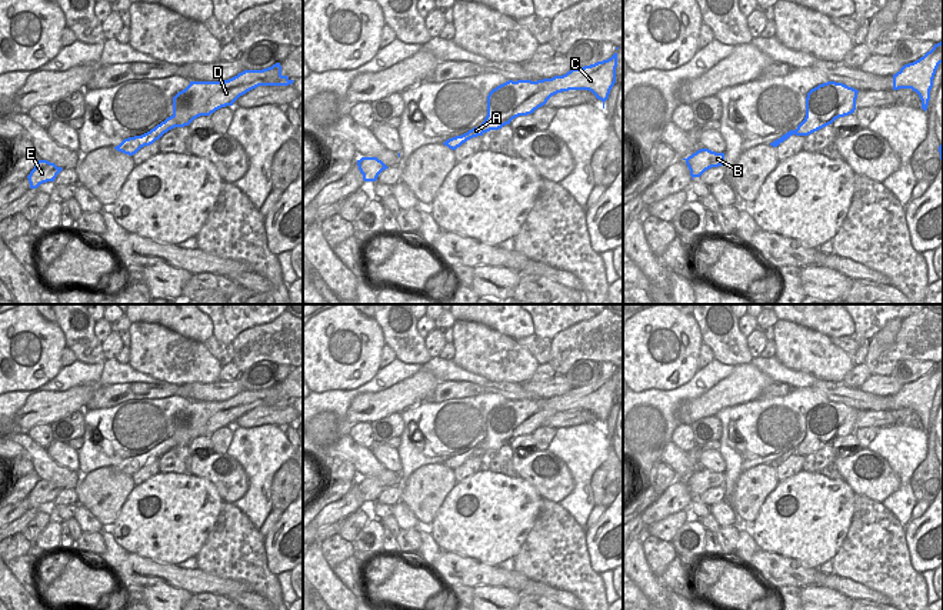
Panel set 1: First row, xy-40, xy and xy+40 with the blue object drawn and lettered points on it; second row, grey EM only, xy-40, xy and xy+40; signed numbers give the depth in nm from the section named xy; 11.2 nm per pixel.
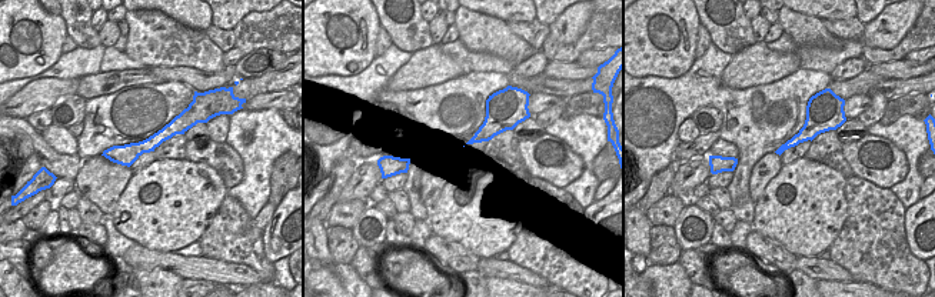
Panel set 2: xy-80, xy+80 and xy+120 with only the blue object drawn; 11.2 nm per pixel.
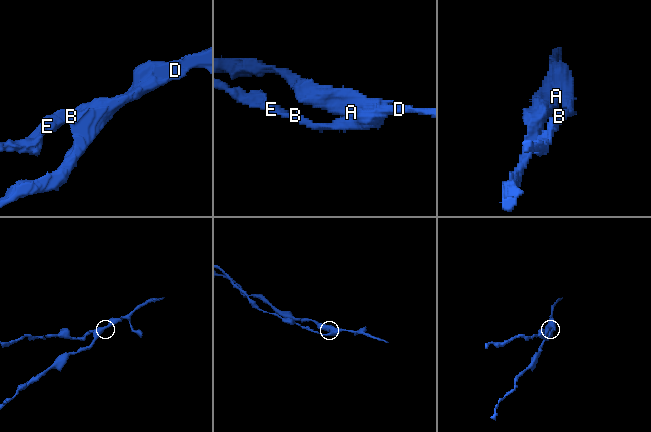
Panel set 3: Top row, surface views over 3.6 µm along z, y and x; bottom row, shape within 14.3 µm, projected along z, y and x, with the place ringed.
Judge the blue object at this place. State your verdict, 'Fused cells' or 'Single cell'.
Fused cells.

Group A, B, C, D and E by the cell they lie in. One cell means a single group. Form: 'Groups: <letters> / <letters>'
Groups: A / B C D E.

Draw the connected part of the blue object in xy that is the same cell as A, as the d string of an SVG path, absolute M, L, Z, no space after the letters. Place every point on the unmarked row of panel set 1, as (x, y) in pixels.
M482 446L474 447L461 456L451 457L451 459L446 460L443 464L451 470L456 470L463 463L466 463L467 460L477 457L477 456L483 456Z

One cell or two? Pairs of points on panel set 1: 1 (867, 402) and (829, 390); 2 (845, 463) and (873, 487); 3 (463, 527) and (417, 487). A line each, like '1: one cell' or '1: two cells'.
1: one cell
2: one cell
3: two cells

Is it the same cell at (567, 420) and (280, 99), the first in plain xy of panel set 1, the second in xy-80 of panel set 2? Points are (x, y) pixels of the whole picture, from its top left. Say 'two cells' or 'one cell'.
one cell

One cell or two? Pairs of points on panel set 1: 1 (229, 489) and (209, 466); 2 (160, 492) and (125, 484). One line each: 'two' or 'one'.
1: one
2: two

